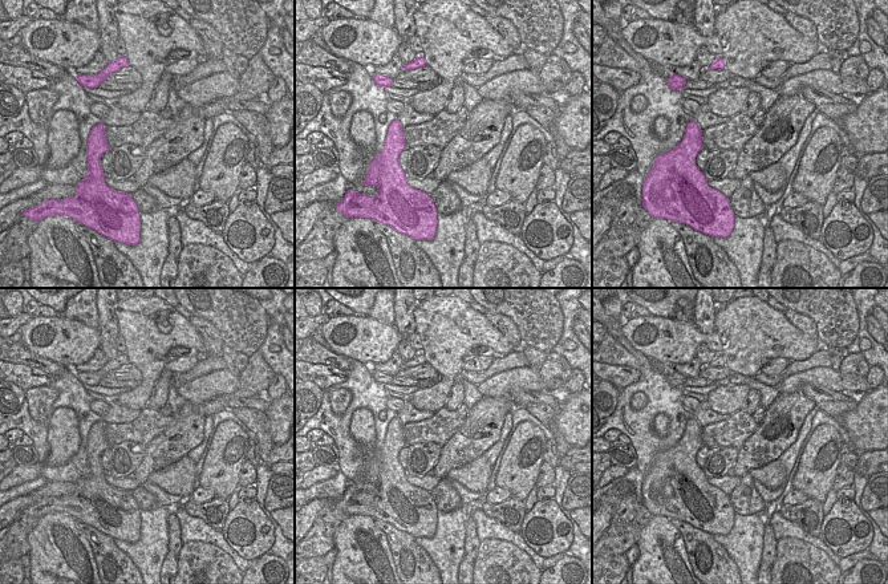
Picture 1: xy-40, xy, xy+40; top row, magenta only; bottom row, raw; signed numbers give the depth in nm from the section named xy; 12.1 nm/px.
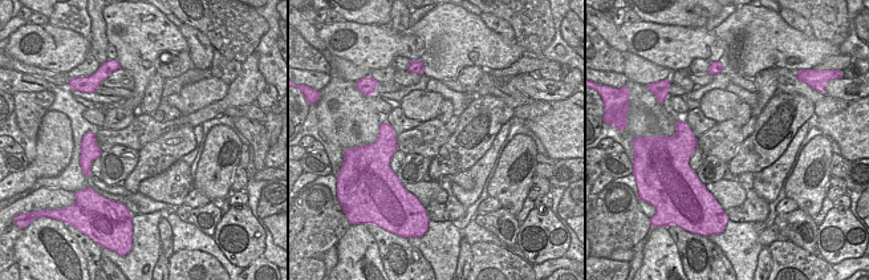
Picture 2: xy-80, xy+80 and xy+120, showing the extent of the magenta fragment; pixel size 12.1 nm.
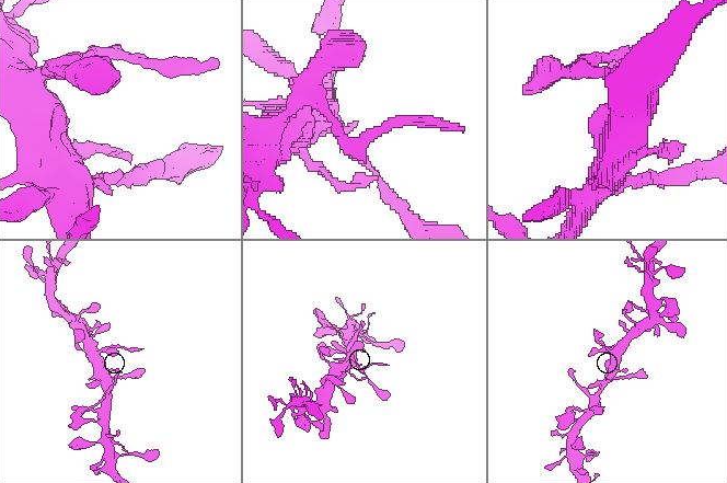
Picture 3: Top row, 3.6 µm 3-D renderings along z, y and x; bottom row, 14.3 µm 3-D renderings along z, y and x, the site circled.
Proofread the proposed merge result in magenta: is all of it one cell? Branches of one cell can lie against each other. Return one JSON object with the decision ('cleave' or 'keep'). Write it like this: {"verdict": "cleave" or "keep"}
{"verdict": "cleave"}

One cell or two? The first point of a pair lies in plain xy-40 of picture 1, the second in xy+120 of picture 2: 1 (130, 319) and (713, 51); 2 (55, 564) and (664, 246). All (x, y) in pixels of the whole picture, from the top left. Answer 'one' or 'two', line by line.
1: two
2: one

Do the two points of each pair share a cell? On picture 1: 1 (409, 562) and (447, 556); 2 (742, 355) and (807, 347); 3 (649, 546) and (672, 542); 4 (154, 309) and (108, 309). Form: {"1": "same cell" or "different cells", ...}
{"1": "different cells", "2": "same cell", "3": "same cell", "4": "different cells"}

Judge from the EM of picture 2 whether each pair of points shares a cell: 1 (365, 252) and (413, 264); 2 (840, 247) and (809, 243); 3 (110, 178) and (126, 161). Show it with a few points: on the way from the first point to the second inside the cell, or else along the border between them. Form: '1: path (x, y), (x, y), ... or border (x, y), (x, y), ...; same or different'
1: border (368, 227), (384, 266); different
2: border (819, 227), (816, 251); different
3: path (112, 173), (121, 161); same

